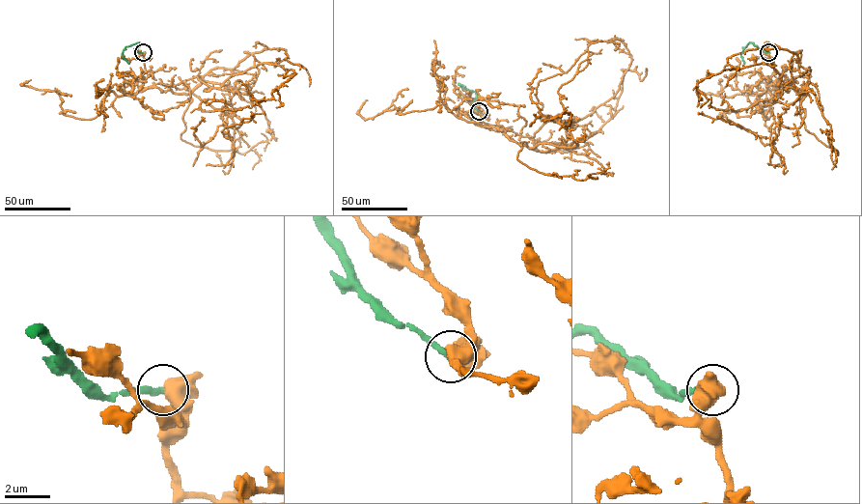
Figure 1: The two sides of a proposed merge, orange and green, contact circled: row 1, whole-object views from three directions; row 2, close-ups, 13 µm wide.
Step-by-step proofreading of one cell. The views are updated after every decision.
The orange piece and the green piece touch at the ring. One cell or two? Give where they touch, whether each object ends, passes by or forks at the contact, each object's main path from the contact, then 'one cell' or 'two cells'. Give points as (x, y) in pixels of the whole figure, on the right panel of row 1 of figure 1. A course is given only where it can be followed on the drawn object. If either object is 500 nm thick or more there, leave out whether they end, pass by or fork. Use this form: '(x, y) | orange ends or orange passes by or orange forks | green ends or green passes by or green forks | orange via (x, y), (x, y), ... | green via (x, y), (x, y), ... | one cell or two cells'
(768, 52) | orange via (768, 52), (764, 79), (804, 92), (808, 78), (778, 88), (763, 63), (706, 77), (698, 100), (696, 80) | green via (768, 52), (749, 42), (741, 53), (744, 64) | two cells

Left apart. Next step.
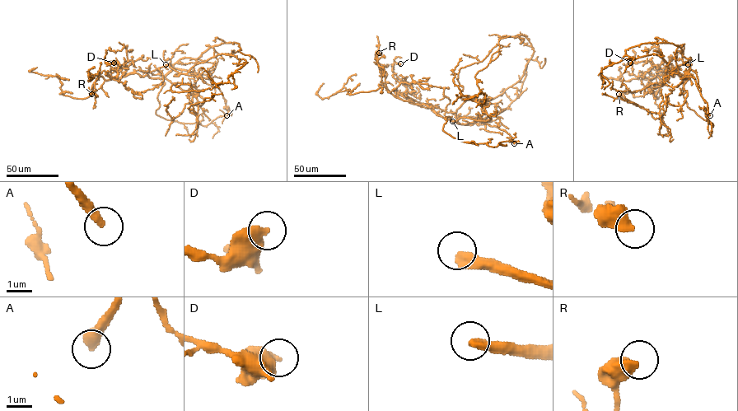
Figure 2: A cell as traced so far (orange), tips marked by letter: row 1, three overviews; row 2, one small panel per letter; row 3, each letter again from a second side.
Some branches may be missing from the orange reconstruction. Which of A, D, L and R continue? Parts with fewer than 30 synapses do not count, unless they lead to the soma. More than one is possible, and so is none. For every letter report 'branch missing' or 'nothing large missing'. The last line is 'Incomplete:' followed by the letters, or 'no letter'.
A: nothing large missing
D: nothing large missing
L: branch missing
R: nothing large missing
Incomplete: L

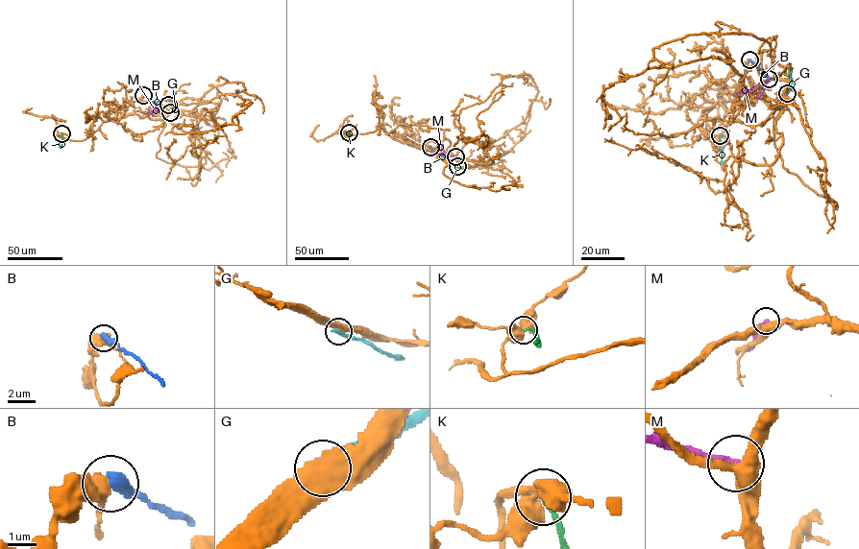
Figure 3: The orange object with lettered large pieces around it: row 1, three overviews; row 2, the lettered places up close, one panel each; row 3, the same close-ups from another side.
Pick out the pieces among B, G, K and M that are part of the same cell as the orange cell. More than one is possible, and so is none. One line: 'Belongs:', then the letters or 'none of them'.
Belongs: none of them

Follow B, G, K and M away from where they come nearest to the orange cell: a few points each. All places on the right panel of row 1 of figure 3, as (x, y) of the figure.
B: (749, 59), (771, 78)
G: (787, 93), (792, 86), (788, 70)
K: (721, 135), (722, 161), (724, 161)
M: (769, 79), (750, 90), (737, 94)

